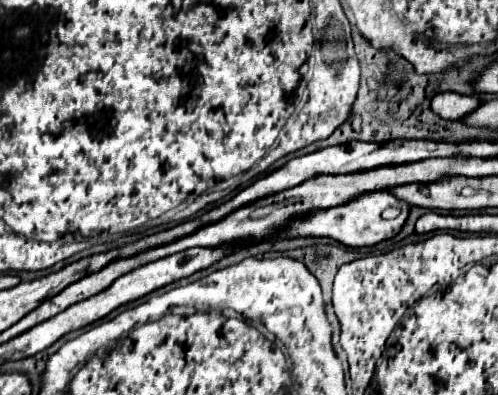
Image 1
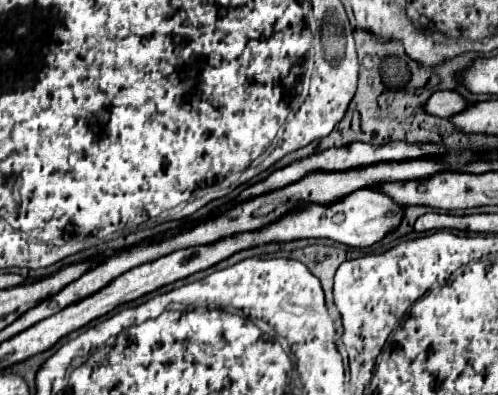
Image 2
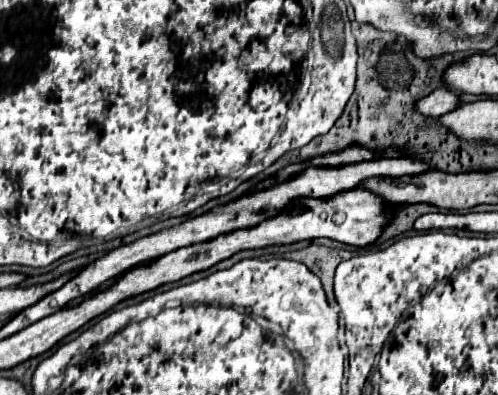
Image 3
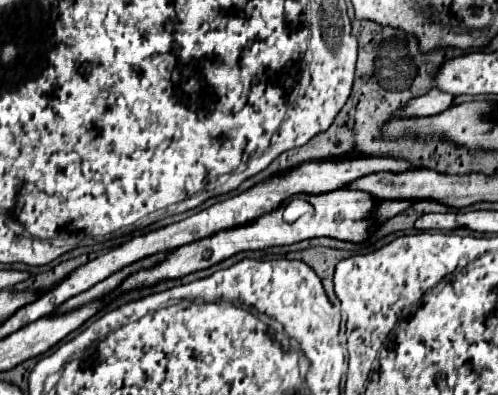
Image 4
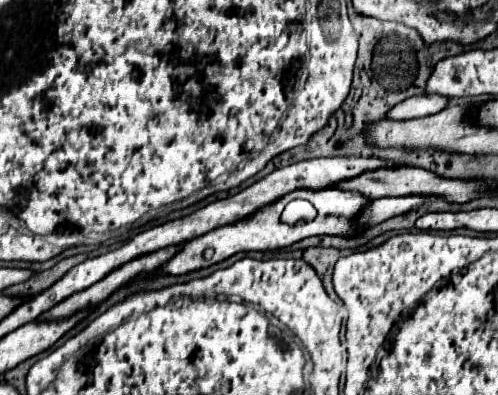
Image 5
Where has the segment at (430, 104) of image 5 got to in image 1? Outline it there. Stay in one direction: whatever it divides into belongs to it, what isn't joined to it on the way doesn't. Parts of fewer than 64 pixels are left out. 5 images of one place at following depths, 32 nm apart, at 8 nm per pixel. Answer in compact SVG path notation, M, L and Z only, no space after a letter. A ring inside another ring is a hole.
M444 92L434 96L432 100L432 110L448 120L460 120L462 116L472 114L482 102L476 96L462 96L454 92Z

